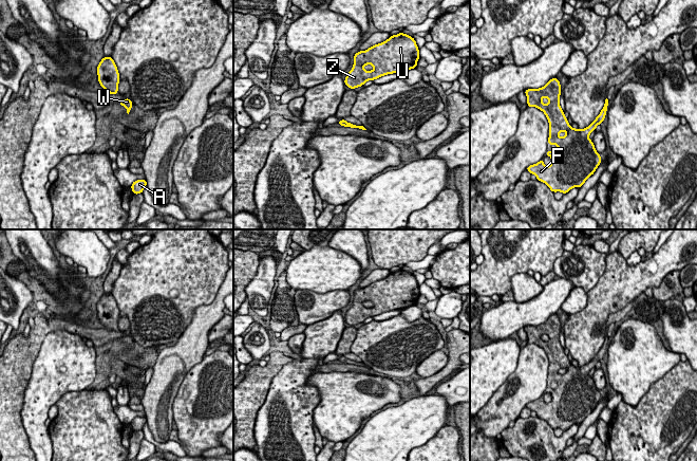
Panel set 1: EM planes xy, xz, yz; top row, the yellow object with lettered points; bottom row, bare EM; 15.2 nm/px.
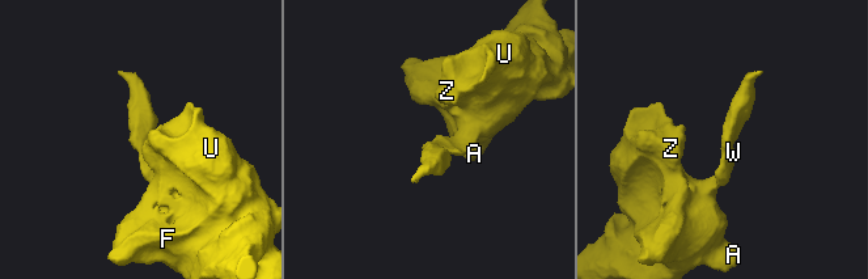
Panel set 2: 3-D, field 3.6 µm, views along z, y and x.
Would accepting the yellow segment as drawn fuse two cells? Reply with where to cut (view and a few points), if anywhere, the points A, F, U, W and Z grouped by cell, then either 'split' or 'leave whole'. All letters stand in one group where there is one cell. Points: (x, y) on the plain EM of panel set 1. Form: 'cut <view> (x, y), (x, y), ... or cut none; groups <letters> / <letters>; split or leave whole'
cut none; groups A F U W Z; leave whole

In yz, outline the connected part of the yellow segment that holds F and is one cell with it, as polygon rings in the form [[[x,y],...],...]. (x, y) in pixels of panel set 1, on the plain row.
[[[557,314],[551,315],[544,324],[539,326],[527,326],[524,328],[527,333],[527,344],[535,344],[544,349],[549,359],[548,382],[555,381],[558,387],[552,389],[546,388],[546,392],[551,394],[549,403],[544,402],[543,395],[536,401],[530,402],[526,405],[531,411],[534,411],[540,419],[545,420],[552,429],[561,428],[563,431],[567,430],[573,424],[581,425],[585,418],[591,413],[602,397],[600,390],[597,389],[592,377],[588,374],[589,371],[596,367],[596,364],[603,359],[608,336],[605,336],[604,344],[596,356],[586,365],[579,367],[572,365],[564,348],[560,343],[561,321]]]

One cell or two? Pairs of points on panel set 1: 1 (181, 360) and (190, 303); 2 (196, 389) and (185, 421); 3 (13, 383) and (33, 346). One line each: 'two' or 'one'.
1: two
2: one
3: one

